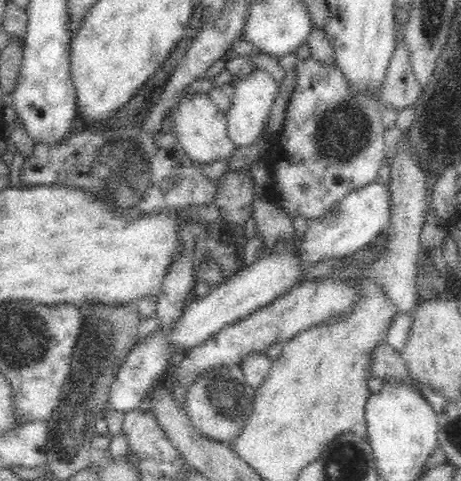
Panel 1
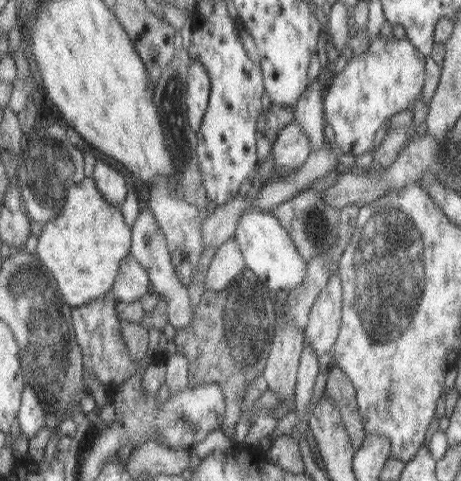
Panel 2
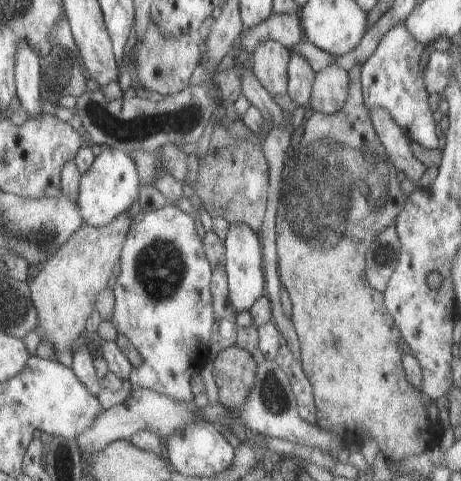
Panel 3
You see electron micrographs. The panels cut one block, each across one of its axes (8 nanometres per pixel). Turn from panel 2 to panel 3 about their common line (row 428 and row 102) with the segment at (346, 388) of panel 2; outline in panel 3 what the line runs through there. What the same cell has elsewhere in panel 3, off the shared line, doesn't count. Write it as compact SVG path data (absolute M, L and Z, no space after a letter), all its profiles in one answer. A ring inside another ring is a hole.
M351 68L349 78L351 84L345 106L331 116L313 112L313 116L305 122L299 152L291 154L291 158L285 162L279 212L275 212L279 280L291 298L291 320L301 346L303 372L313 386L317 406L315 424L341 436L347 432L343 426L347 422L345 418L349 418L365 430L363 436L371 436L379 444L379 450L385 454L387 462L401 462L407 456L425 452L427 444L433 440L433 434L429 430L431 424L427 410L423 408L421 392L407 382L403 370L405 354L399 348L399 338L403 338L401 330L385 306L385 294L375 292L365 278L365 256L369 244L397 220L409 198L401 194L397 182L399 170L373 128L361 86L361 68Z

